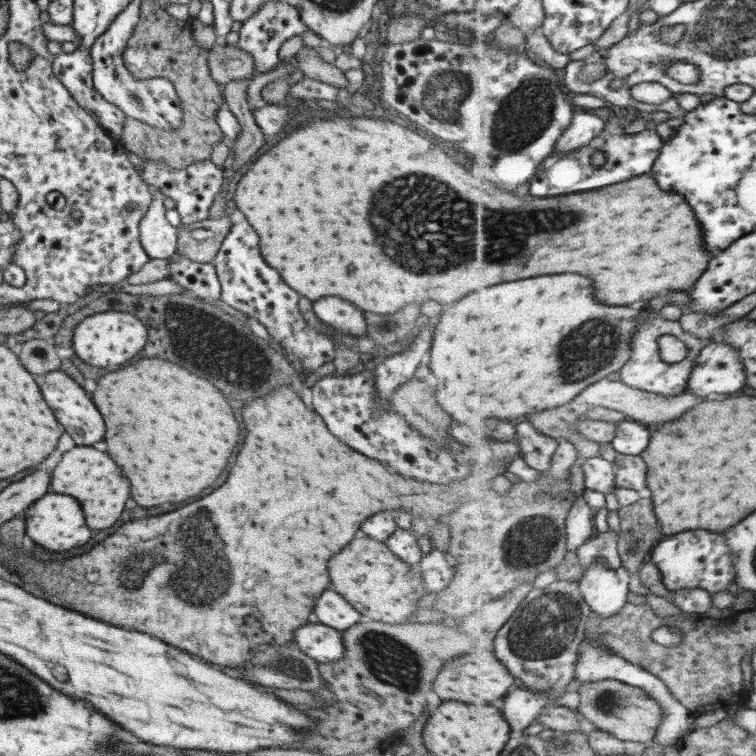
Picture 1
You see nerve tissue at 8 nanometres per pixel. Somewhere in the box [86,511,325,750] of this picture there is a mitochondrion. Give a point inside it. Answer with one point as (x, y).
(302, 672)

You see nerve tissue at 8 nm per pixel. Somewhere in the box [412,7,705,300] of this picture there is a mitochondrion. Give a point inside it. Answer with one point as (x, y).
(524, 115)

